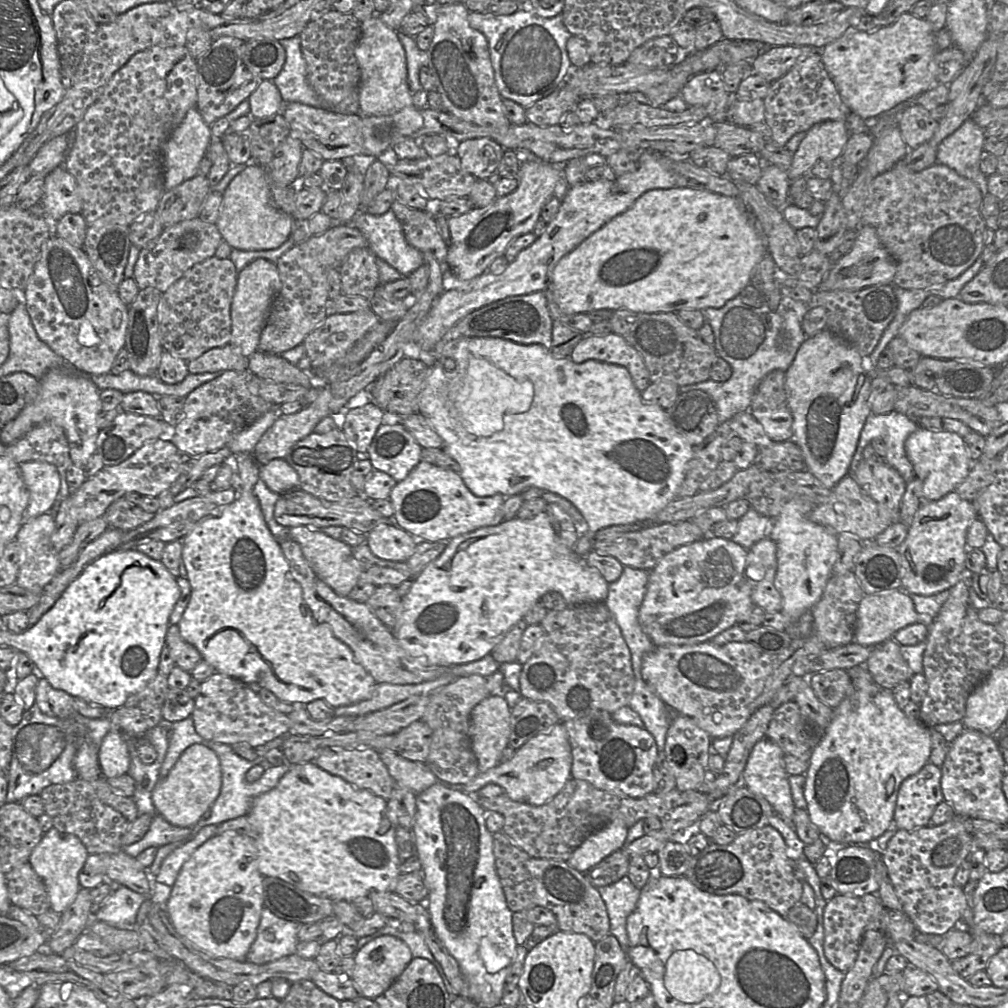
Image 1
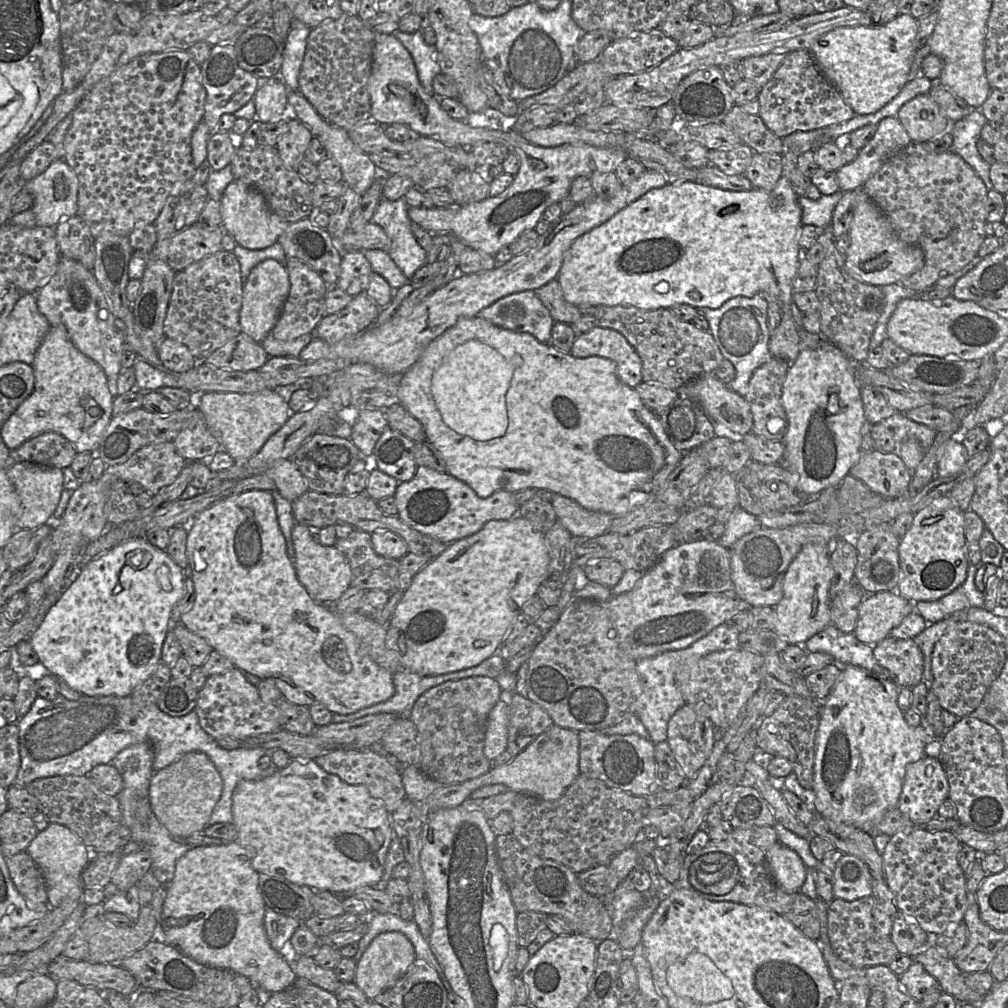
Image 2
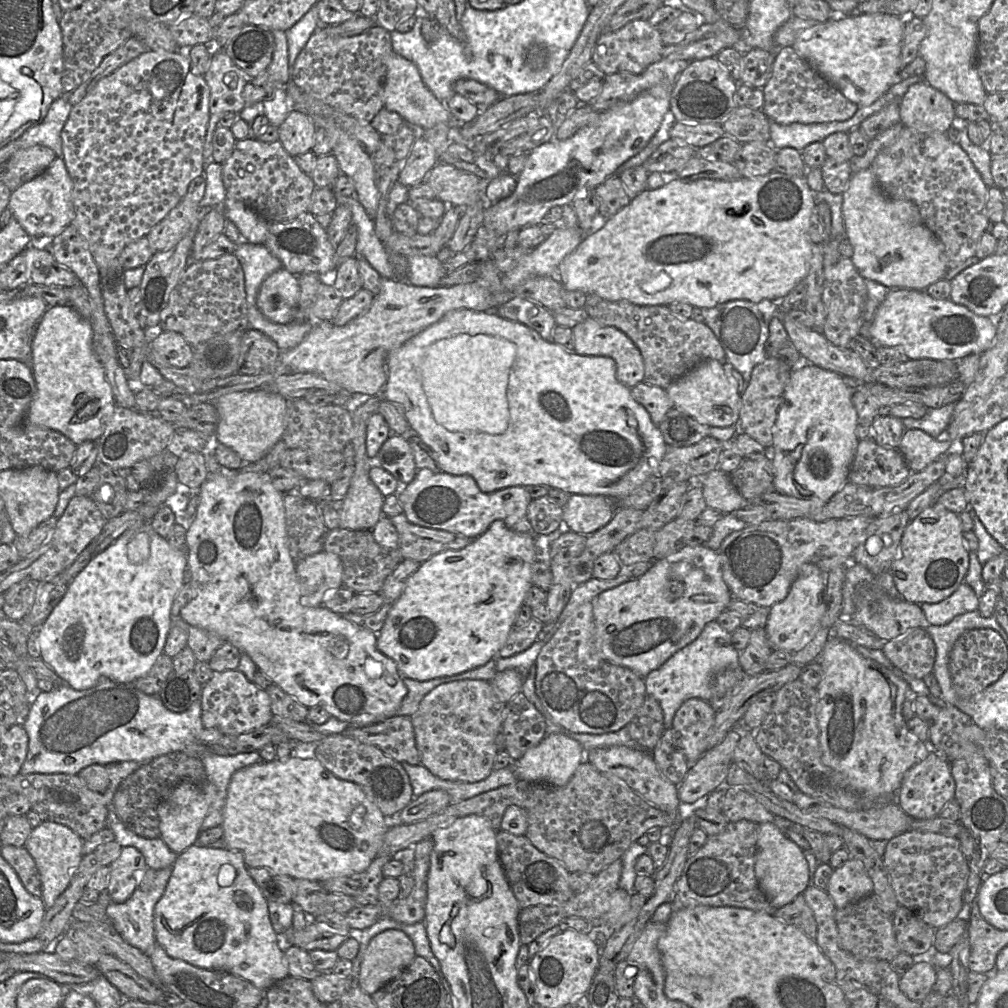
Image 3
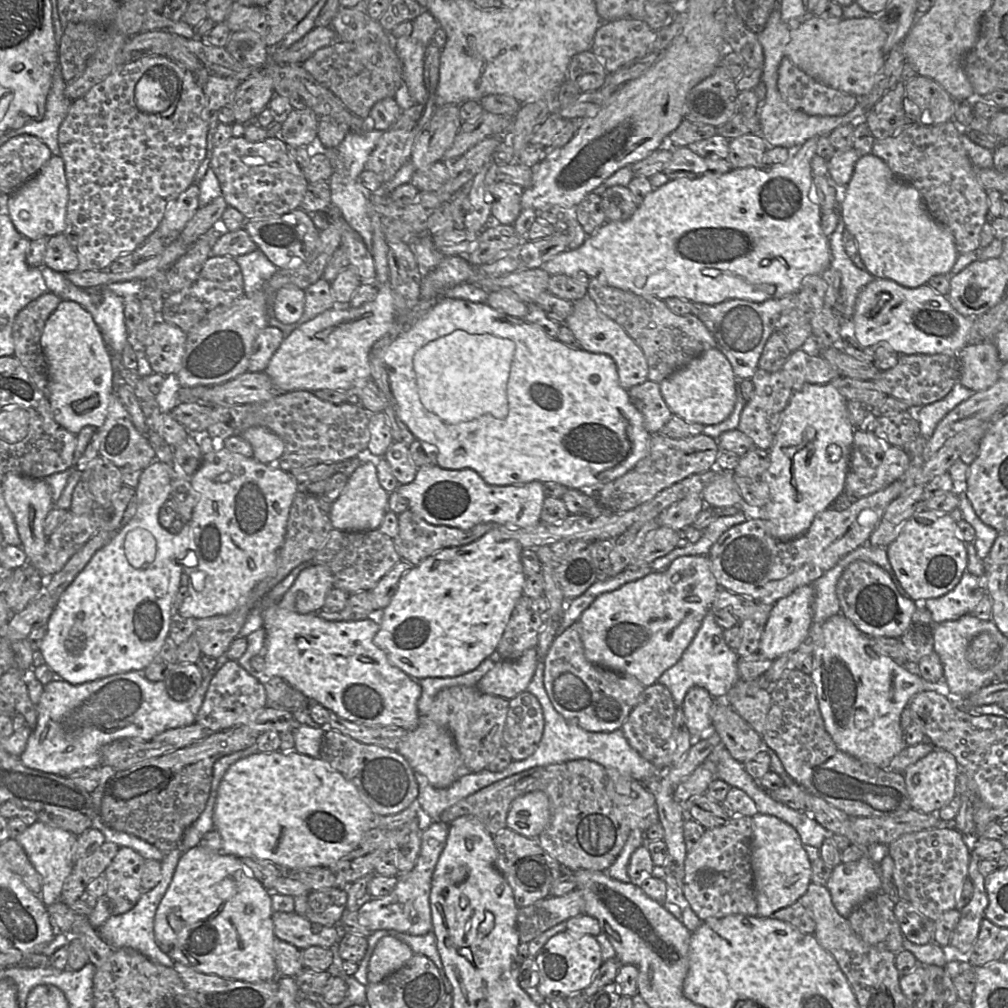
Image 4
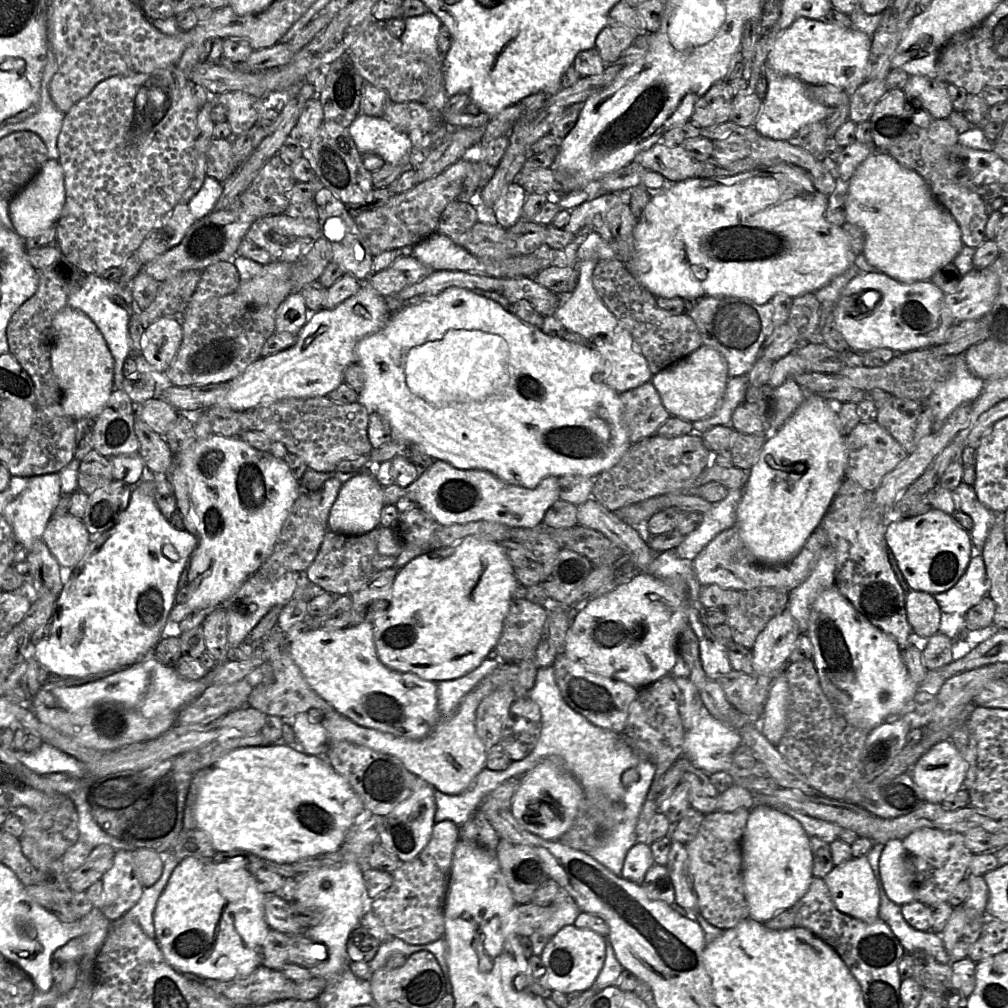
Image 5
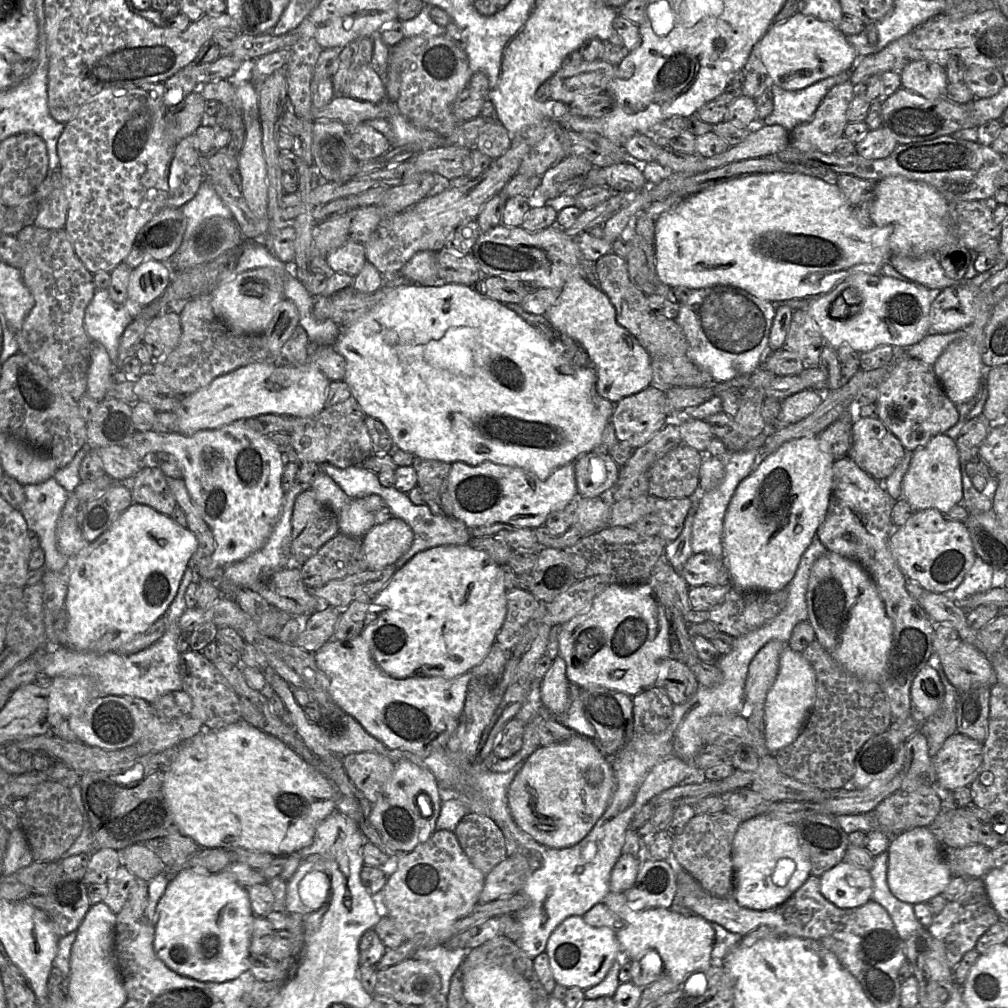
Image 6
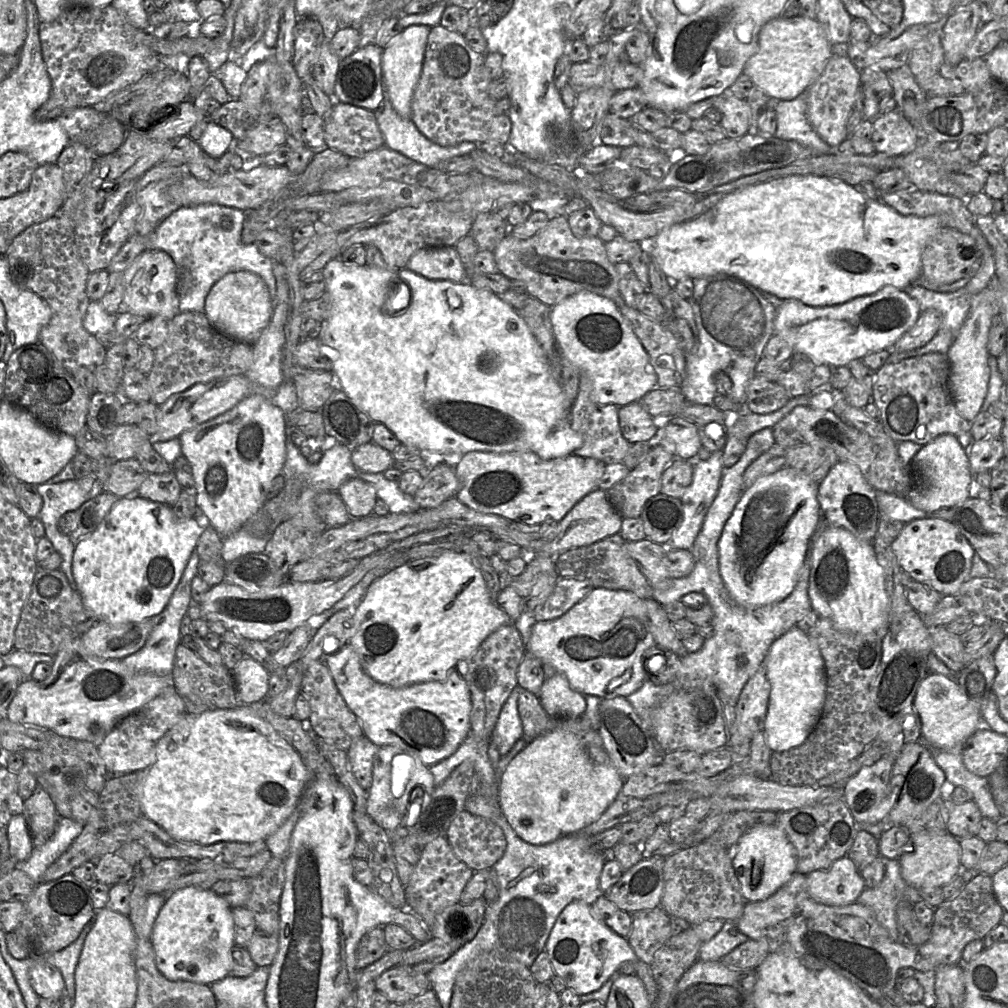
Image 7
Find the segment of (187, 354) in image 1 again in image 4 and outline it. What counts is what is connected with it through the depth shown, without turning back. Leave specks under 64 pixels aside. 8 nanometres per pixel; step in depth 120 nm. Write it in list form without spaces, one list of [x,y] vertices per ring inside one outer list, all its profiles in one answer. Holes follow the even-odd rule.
[[[209,255],[194,283],[165,297],[160,319],[187,333],[210,311],[228,305],[244,294],[243,276],[236,260],[231,256]]]

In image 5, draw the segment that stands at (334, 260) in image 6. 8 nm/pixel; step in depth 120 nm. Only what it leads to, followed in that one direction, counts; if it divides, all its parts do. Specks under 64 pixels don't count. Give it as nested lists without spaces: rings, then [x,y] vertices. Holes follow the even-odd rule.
[[[318,179],[309,182],[314,190],[314,202],[318,213],[319,236],[325,237],[331,245],[332,260],[344,273],[351,274],[360,282],[366,280],[373,272],[373,255],[358,230],[353,215],[348,207],[326,189]]]

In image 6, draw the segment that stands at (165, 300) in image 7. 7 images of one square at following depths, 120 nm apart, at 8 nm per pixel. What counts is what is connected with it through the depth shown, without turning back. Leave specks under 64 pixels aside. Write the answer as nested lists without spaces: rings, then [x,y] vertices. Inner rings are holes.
[[[149,260],[133,268],[128,299],[146,306],[158,299],[169,285],[174,272],[167,262]]]

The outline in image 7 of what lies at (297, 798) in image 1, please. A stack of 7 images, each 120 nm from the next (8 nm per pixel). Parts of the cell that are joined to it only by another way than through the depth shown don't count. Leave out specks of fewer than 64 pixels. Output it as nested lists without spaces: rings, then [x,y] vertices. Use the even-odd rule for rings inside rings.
[[[247,706],[200,715],[187,714],[158,741],[155,760],[144,770],[138,787],[142,815],[170,836],[199,844],[265,840],[298,807],[311,781],[297,750]]]

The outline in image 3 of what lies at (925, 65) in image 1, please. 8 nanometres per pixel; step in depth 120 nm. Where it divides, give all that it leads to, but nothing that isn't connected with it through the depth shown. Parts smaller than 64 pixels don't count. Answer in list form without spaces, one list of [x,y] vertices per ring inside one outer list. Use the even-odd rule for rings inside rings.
[[[883,13],[834,16],[804,30],[792,48],[858,107],[871,105],[899,79],[901,44],[907,17]]]

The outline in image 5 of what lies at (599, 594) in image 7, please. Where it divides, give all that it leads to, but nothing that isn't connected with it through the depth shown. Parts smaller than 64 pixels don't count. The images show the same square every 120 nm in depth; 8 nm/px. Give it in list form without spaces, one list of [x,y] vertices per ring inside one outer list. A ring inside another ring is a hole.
[[[639,573],[629,582],[581,606],[567,631],[564,652],[587,671],[624,681],[639,690],[670,674],[678,655],[679,635],[687,624],[687,596],[683,586]]]

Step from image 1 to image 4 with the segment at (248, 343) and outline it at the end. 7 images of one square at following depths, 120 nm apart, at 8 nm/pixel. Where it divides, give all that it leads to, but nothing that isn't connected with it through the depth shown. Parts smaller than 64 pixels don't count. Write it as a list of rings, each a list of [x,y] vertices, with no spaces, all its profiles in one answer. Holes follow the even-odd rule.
[[[294,285],[279,289],[274,297],[274,314],[283,324],[293,324],[304,315],[305,292]]]

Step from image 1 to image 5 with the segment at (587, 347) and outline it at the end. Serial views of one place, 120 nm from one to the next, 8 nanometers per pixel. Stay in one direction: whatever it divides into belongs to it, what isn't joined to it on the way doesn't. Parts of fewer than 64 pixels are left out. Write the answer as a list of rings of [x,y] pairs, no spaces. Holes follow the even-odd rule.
[[[596,259],[577,262],[576,287],[571,292],[571,296],[562,301],[553,315],[565,329],[581,335],[586,346],[600,353],[604,360],[606,384],[621,394],[650,381],[652,374],[639,344],[605,306],[593,286],[592,275],[598,262],[599,260]]]

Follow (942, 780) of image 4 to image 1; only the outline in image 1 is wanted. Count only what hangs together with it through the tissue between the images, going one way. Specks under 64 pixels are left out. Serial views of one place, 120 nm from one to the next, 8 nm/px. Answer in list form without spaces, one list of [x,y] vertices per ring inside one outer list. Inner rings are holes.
[[[928,762],[901,783],[893,817],[896,829],[912,831],[930,824],[937,805],[944,800],[941,776],[941,767]]]

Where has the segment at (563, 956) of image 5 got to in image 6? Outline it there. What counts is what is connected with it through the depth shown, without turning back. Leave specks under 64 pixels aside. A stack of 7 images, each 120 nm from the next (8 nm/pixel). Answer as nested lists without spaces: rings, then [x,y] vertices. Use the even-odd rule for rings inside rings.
[[[582,916],[567,917],[550,935],[545,952],[549,958],[549,965],[556,983],[567,988],[577,987],[582,990],[599,984],[607,975],[613,963],[622,953],[616,931],[608,927],[594,927],[587,924]]]

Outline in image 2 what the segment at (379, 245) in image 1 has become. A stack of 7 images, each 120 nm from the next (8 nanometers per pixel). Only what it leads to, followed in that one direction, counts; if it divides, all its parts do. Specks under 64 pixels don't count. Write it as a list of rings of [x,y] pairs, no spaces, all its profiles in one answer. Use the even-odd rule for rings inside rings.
[[[404,197],[395,201],[381,198],[371,223],[383,228],[389,239],[387,253],[406,278],[411,279],[419,268],[426,265],[426,251],[413,235],[408,209],[409,205]]]

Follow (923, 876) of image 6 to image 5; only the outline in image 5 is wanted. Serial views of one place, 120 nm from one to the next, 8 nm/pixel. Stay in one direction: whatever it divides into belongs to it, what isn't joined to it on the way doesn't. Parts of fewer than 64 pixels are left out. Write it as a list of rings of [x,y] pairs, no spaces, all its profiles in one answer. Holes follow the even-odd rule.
[[[893,839],[886,843],[879,869],[883,887],[890,900],[900,906],[916,901],[915,875],[902,840]]]

